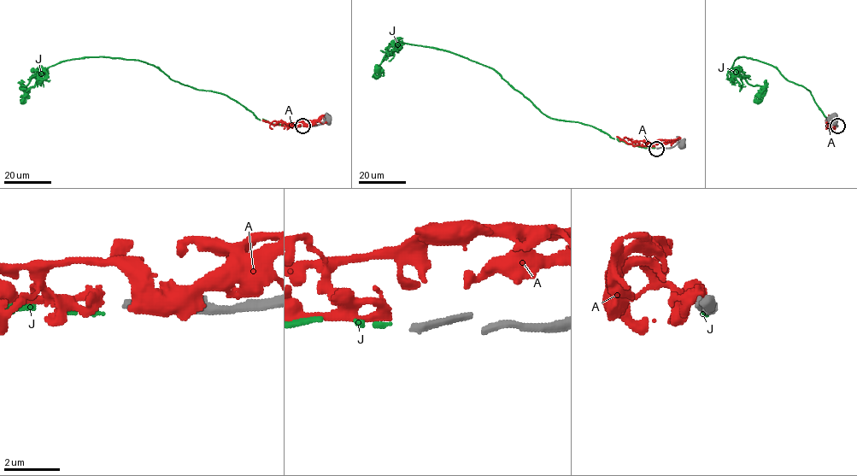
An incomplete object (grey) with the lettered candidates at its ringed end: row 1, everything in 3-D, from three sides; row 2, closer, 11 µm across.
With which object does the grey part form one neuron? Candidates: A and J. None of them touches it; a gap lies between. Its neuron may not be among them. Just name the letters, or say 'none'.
J

